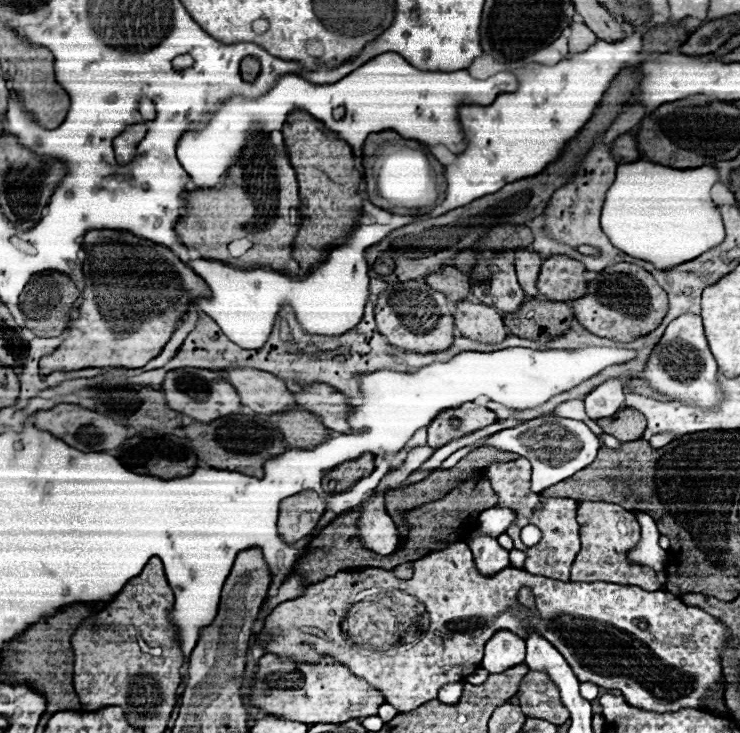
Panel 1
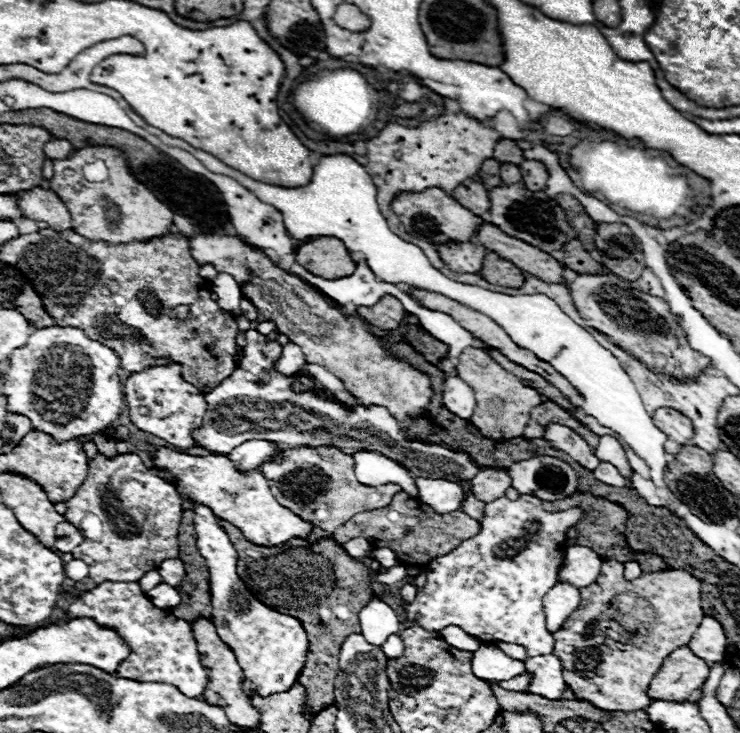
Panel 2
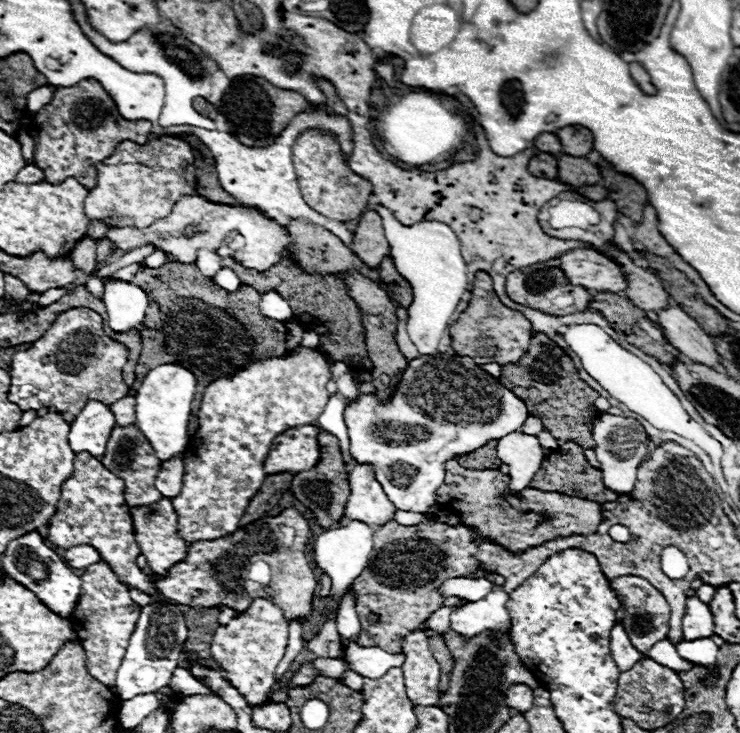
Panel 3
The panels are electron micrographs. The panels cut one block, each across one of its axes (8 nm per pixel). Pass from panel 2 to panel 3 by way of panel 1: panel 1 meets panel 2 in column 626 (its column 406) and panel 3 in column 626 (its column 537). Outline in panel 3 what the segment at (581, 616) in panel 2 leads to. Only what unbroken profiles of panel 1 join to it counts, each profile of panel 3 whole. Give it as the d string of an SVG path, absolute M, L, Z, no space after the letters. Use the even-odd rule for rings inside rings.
M618 576L614 580L610 580L610 586L620 592L622 602L626 606L626 616L624 616L624 628L626 634L630 636L632 644L640 650L640 652L648 652L656 642L664 640L668 636L668 620L670 620L670 606L666 602L666 598L644 578L638 576Z

